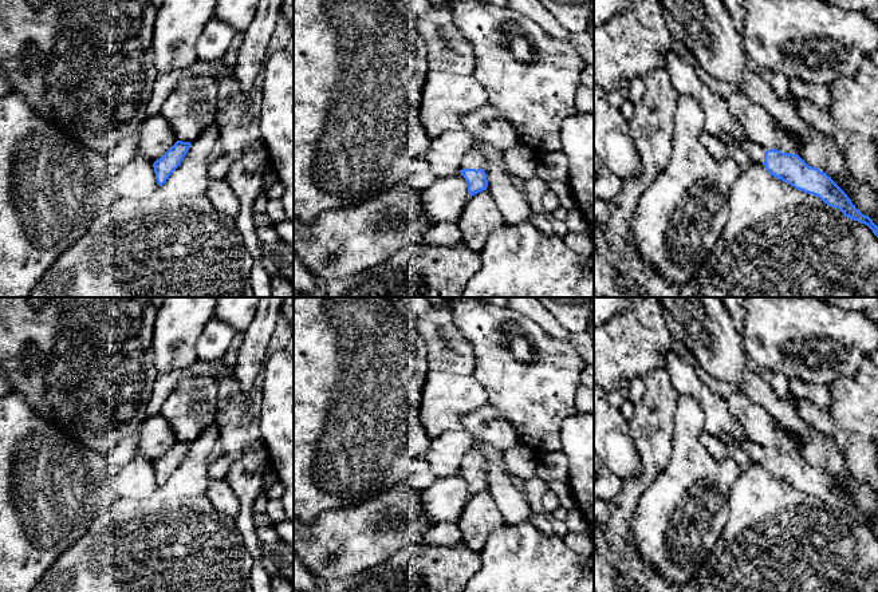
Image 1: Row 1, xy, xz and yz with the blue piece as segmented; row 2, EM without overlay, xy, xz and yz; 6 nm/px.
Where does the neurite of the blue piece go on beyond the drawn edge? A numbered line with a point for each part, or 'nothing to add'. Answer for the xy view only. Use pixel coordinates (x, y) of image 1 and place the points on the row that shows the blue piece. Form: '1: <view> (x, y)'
nothing to add

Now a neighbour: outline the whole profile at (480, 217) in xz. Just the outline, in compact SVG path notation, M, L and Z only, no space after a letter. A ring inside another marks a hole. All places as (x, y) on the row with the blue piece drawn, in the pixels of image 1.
M488 190L469 198L457 222L462 241L475 252L481 252L489 234L504 225L503 216Z

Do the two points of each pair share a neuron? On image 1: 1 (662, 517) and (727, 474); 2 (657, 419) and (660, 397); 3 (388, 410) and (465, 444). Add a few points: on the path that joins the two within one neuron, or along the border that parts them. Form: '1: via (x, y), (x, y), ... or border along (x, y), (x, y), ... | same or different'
1: via (680, 498), (685, 485), (696, 477), (708, 474) | same
2: via (657, 414), (660, 402) | same
3: border along (432, 438), (424, 457) | different

